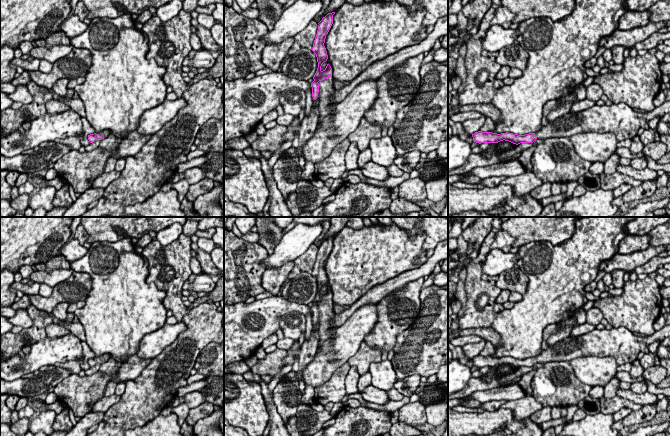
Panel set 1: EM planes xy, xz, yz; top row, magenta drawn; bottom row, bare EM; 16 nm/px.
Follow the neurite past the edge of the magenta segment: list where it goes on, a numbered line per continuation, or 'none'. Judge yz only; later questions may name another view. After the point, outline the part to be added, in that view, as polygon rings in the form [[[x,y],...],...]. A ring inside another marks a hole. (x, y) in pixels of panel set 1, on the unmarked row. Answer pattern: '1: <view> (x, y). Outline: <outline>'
1: yz (620, 343). Outline: [[[665,325],[653,335],[639,337],[627,328],[594,329],[580,336],[569,336],[535,356],[537,363],[570,361],[586,356],[612,356],[618,366],[632,363],[638,354],[657,341],[670,336],[670,325]]]

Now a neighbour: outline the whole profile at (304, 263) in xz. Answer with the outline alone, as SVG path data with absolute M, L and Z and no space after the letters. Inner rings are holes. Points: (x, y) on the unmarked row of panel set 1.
M315 244L310 245L307 251L294 260L294 267L290 272L288 279L293 279L301 272L312 273L318 254L318 247Z

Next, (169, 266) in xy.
M182 233L167 246L150 242L142 251L142 256L148 261L146 283L154 283L159 290L166 292L163 306L172 311L178 322L182 322L190 311L182 300L182 286L192 274L191 244L191 237Z

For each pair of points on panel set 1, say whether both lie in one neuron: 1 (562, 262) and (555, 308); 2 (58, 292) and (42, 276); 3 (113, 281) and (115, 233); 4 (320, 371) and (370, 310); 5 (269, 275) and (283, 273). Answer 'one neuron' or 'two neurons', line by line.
1: one neuron
2: two neurons
3: two neurons
4: one neuron
5: one neuron

